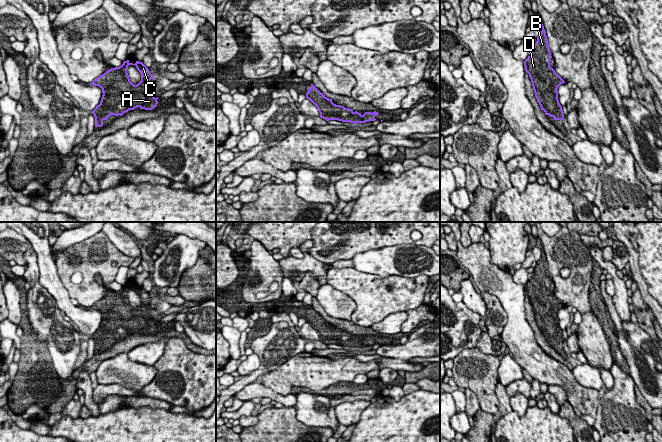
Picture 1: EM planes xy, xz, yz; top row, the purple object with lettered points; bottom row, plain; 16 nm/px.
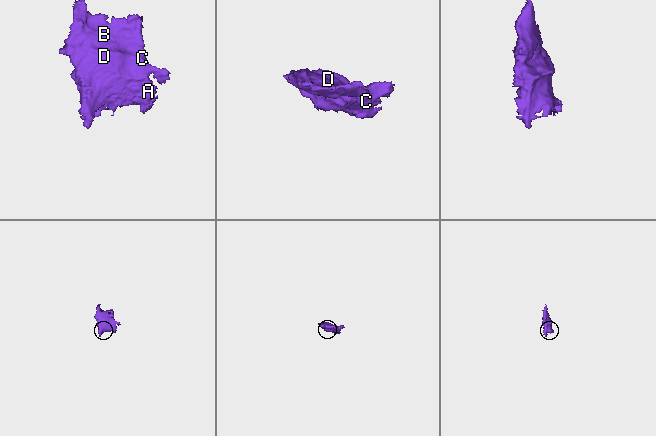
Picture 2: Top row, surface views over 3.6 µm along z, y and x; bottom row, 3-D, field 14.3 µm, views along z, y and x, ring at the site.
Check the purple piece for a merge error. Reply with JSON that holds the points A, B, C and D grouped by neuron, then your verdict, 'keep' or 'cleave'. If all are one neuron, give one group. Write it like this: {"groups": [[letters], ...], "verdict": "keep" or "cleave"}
{"groups": [["A", "B", "C", "D"]], "verdict": "keep"}

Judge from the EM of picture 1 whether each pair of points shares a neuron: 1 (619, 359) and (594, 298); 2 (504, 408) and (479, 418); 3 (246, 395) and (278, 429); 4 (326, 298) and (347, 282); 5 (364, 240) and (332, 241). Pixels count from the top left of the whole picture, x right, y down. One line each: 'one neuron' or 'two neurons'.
1: one neuron
2: one neuron
3: two neurons
4: two neurons
5: one neuron

